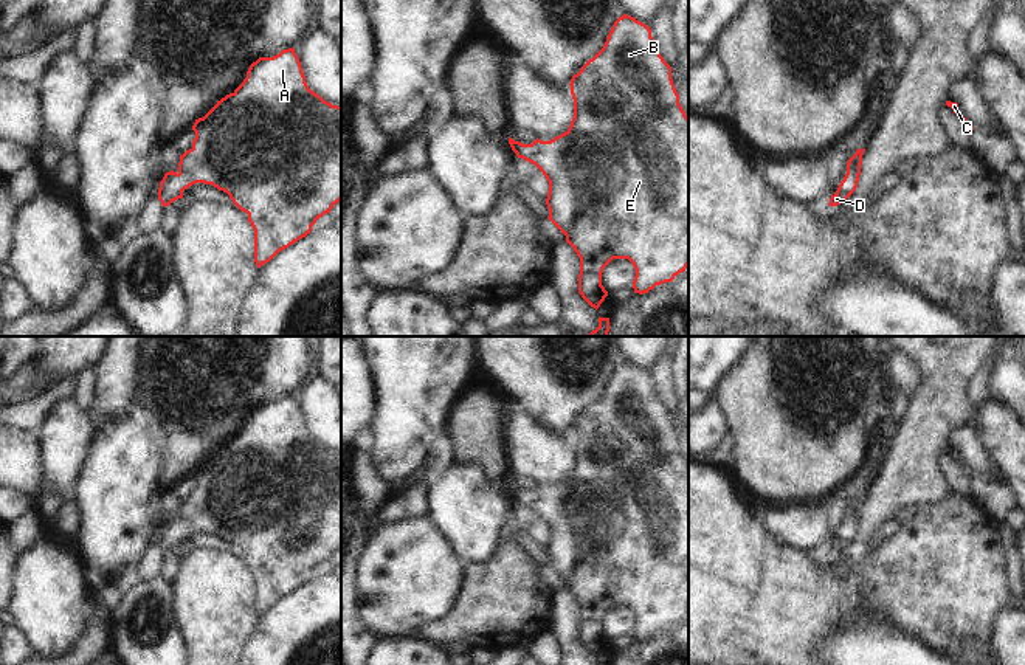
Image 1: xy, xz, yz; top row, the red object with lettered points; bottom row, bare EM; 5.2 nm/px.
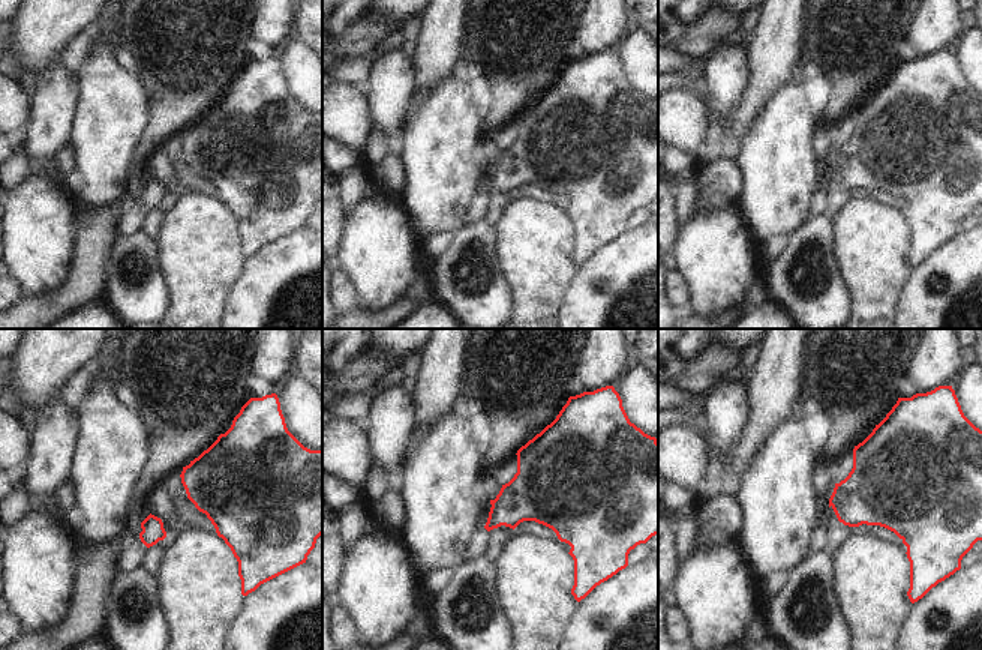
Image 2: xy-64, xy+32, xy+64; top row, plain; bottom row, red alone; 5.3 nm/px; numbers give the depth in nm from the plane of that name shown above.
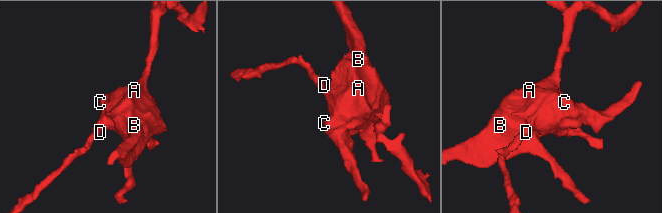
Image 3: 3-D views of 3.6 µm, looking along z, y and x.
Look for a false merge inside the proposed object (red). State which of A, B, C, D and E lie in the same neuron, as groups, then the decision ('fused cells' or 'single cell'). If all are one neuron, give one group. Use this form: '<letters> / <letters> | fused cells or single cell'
A B C D E | single cell

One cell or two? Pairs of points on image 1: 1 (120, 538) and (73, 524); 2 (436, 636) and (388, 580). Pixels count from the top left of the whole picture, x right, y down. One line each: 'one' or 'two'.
1: two
2: two

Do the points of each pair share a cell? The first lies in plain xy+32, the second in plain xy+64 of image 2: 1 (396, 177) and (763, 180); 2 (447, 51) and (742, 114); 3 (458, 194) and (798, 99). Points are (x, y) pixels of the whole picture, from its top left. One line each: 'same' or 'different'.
1: different
2: same
3: same

